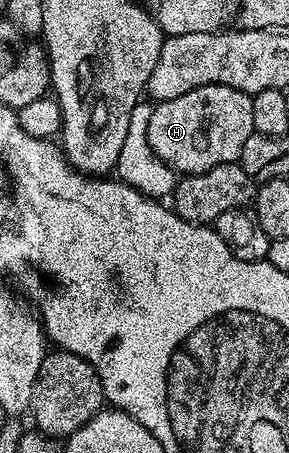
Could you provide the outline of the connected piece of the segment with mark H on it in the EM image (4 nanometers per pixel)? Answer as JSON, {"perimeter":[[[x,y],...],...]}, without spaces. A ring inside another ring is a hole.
{"perimeter":[[[220,84],[192,88],[192,92],[184,92],[184,96],[176,96],[176,100],[157,103],[151,109],[148,120],[148,144],[152,146],[152,152],[164,164],[182,176],[208,172],[208,168],[238,162],[244,152],[244,144],[247,142],[248,136],[252,136],[254,133],[251,95]]]}

